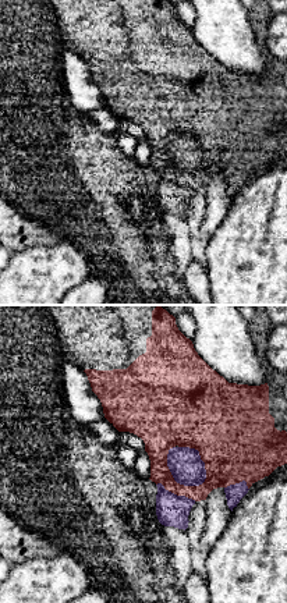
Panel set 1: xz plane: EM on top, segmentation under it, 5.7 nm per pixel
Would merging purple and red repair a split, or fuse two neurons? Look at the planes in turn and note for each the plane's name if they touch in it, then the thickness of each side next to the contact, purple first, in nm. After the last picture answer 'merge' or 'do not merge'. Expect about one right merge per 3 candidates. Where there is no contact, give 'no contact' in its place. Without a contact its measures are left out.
meets purple in xz; 190 nm thick on the purple side, 160 nm on the other

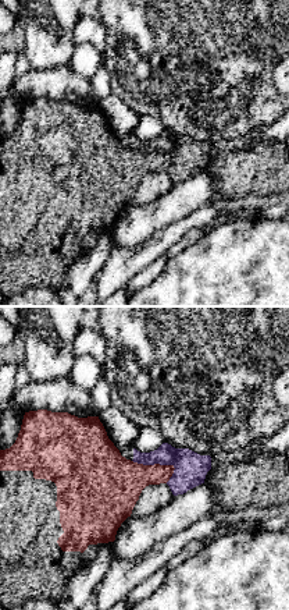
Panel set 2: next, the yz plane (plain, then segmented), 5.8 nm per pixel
meets purple in yz; 190 nm thick on the purple side, 300 nm on the other

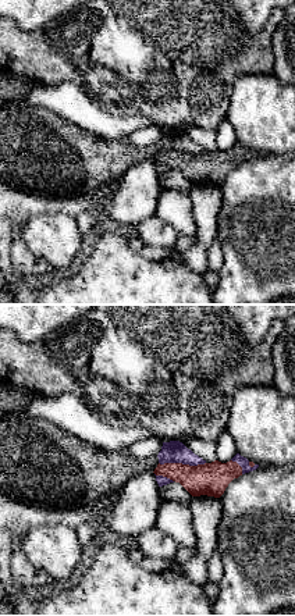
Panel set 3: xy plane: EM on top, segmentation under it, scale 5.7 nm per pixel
meets purple in xy; 130 nm thick on the purple side, 190 nm on the other

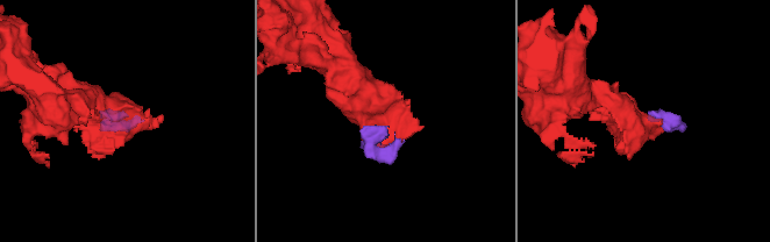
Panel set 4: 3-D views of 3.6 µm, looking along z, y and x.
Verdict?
merge

